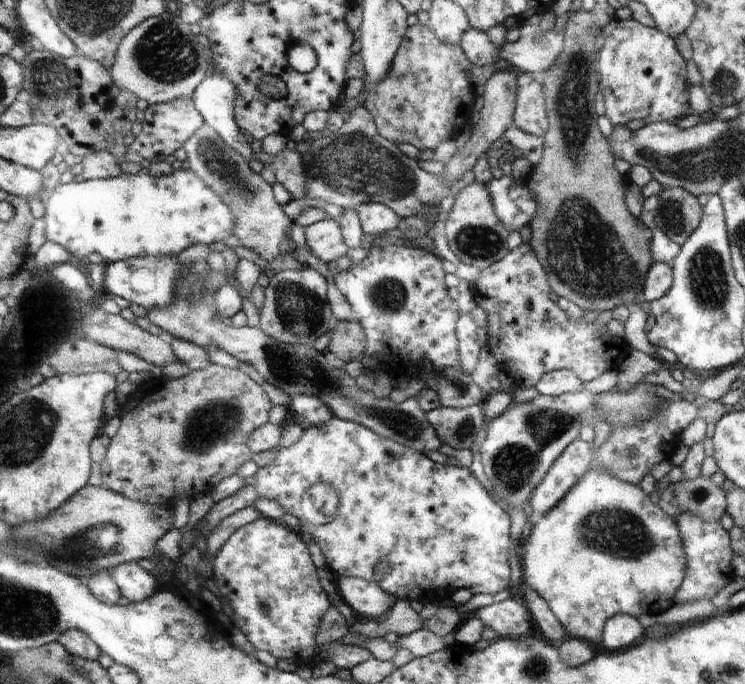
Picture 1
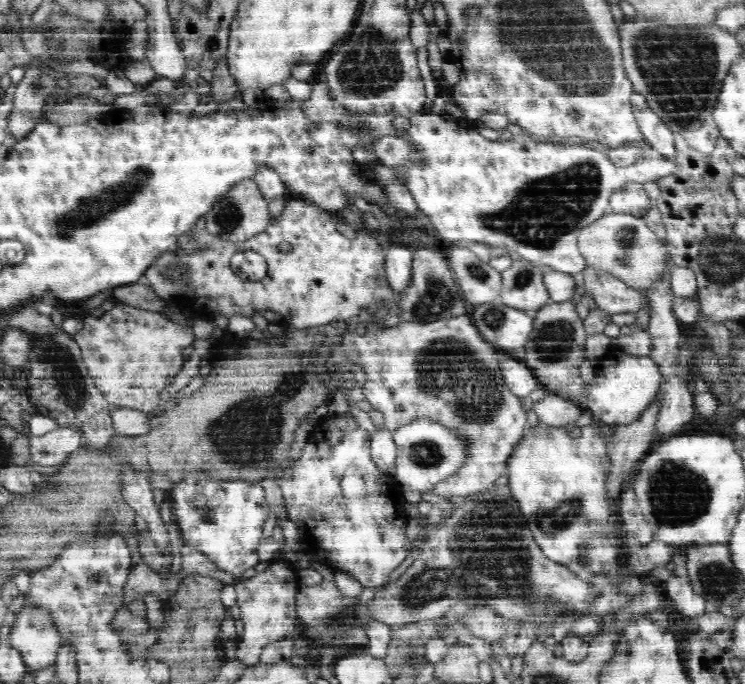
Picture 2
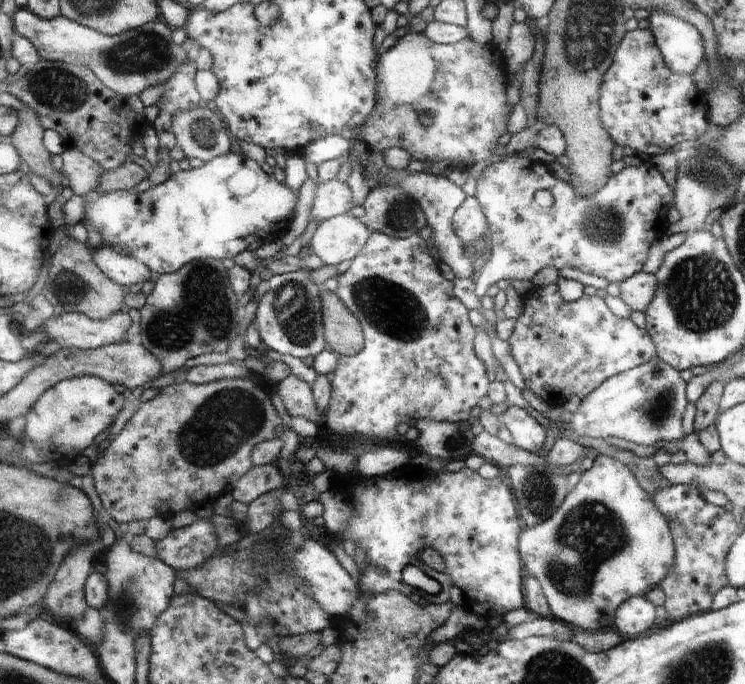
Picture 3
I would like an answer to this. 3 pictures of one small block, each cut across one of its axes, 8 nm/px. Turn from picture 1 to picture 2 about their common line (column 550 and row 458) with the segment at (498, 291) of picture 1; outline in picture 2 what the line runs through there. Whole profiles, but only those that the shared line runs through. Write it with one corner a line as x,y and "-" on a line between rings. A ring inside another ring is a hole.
327,415
322,419
318,425
317,437
310,438
306,448
302,450
302,456
292,462
292,476
288,480
277,480
283,492
286,513
299,533
301,552
312,556
315,565
325,565
334,573
348,573
354,576
365,590
374,590
375,587
386,585
409,562
412,545
404,530
409,517
405,509
402,485
397,482
394,474
386,473
375,465
371,457
370,433
362,429
351,415
-
349,468
360,470
358,474
364,478
368,486
368,494
364,498
348,500
342,496
340,482
-
314,510
324,516
324,522
314,522
310,518

